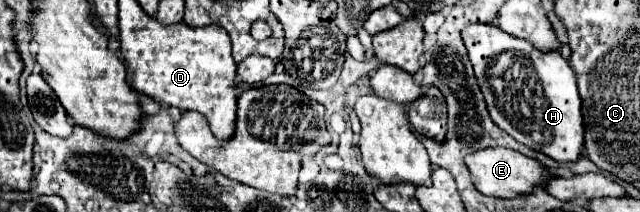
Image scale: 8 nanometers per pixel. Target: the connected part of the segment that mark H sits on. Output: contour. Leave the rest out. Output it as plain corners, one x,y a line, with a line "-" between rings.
471,23
463,31
477,83
495,125
515,141
543,151
555,161
575,161
583,147
581,99
575,73
559,51
539,51
525,39
507,35
493,23

